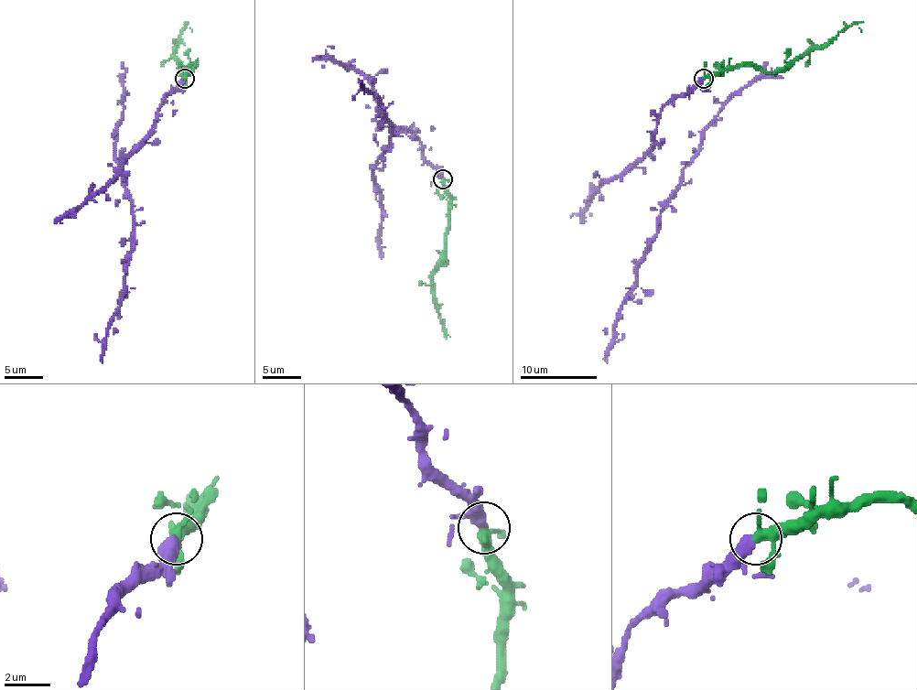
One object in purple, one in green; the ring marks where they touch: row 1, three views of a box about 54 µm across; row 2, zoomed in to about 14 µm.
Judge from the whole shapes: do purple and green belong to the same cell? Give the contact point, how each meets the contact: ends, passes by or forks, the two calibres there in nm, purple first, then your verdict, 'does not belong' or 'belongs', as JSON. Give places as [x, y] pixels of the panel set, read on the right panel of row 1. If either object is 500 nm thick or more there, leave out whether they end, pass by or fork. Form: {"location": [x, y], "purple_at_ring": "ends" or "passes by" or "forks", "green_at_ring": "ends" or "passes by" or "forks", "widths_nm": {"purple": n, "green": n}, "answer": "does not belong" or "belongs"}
{"location": [704, 78], "purple_at_ring": "ends", "green_at_ring": "forks", "widths_nm": {"purple": 480, "green": 240}, "answer": "belongs"}

